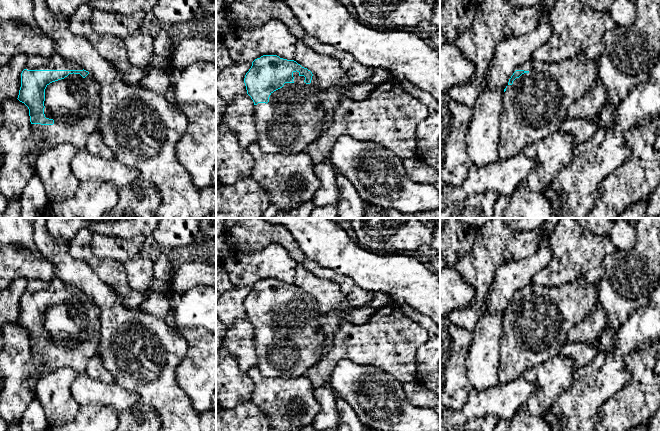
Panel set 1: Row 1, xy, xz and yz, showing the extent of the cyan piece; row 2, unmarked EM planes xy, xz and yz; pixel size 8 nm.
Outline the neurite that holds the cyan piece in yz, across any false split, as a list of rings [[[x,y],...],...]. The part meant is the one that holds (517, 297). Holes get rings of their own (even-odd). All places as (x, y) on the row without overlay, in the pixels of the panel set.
[[[584,278],[559,287],[544,287],[536,284],[526,285],[519,290],[509,303],[504,313],[503,334],[500,340],[499,382],[511,382],[529,368],[535,367],[559,354],[563,345],[568,342],[571,327],[586,319],[599,301],[600,285],[589,285]]]

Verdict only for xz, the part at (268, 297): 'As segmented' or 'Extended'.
Extended

